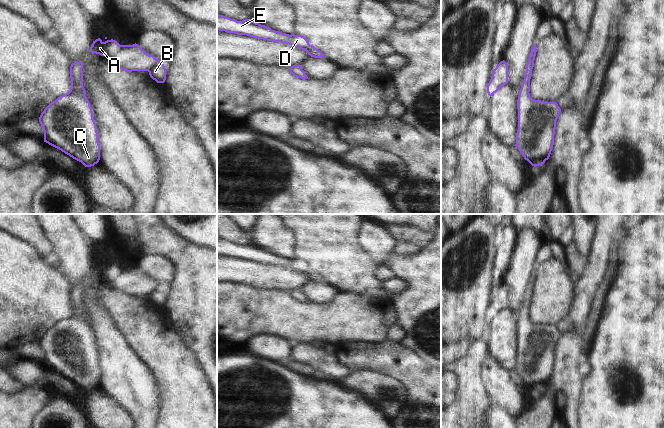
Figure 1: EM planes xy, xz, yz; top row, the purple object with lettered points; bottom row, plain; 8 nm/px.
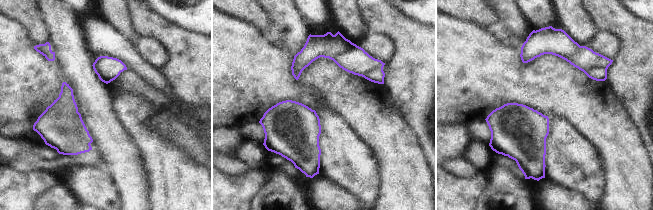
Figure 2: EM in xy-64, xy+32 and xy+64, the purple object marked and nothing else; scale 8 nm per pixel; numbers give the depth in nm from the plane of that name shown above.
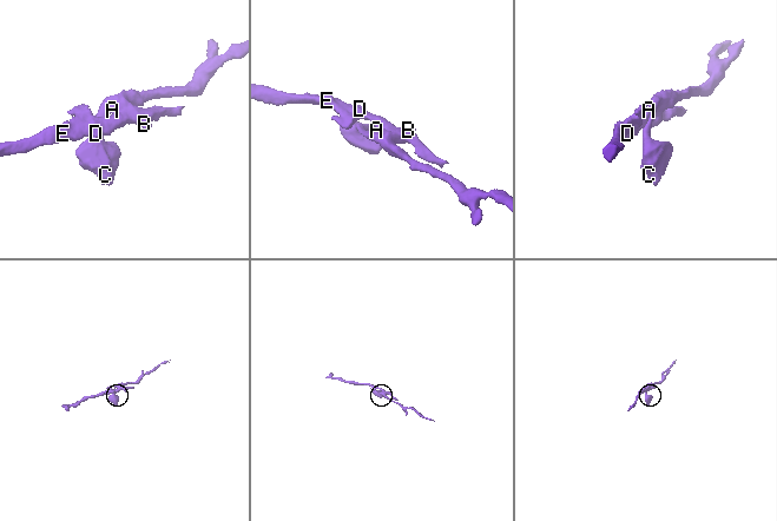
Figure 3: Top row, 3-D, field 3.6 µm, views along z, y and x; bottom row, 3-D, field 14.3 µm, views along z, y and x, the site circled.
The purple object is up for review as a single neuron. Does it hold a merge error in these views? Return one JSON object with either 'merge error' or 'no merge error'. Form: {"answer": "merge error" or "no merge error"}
{"answer": "no merge error"}

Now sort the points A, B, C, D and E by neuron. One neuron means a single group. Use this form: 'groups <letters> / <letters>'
groups A B C D E

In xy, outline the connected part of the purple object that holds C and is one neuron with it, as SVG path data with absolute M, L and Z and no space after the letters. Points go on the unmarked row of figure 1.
M75 285L70 290L70 315L51 326L41 337L39 346L44 355L44 366L61 374L85 391L91 391L100 384L98 356L93 335L83 311L83 287Z

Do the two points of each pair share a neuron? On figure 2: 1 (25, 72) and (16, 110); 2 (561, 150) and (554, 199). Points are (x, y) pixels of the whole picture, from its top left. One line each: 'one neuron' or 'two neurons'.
1: one neuron
2: two neurons

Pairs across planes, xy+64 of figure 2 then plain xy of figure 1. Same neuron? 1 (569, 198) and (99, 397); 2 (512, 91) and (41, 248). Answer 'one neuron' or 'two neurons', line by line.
1: one neuron
2: two neurons

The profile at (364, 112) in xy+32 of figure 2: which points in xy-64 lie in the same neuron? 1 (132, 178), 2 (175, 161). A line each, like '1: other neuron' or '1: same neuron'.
1: other neuron
2: same neuron

